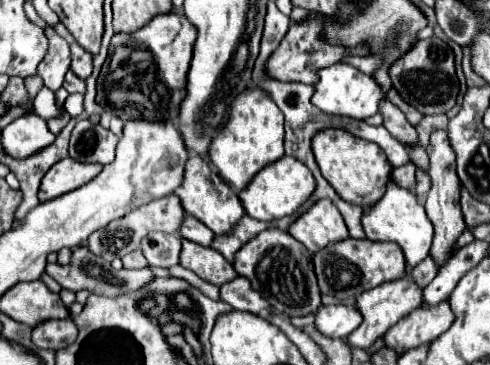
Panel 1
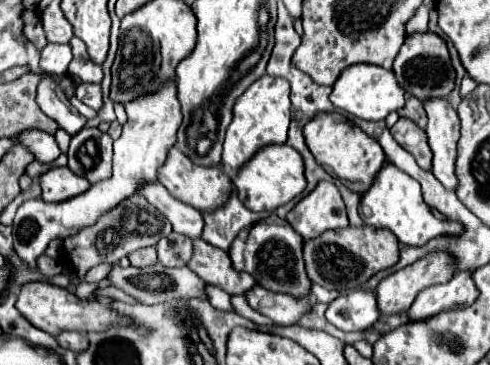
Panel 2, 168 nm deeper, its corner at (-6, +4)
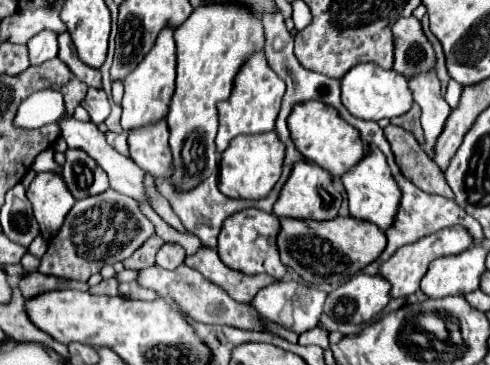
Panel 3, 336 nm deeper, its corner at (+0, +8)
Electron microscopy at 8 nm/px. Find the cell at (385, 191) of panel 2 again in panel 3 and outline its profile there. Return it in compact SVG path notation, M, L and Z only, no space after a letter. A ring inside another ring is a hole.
M372 146L368 150L368 154L360 160L360 164L356 164L346 174L342 174L340 180L342 180L344 188L346 188L350 214L354 218L372 222L382 230L392 226L392 216L396 216L396 208L398 208L398 202L400 202L400 188L392 180L392 174L390 174L390 168L386 164L384 154L376 146Z

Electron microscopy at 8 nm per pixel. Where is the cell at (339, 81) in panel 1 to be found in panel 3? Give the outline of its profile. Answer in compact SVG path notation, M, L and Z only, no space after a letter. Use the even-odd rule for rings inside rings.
M358 64L344 76L342 82L342 104L348 108L348 112L360 120L382 120L382 118L394 118L402 116L412 108L412 90L408 88L408 80L400 76L394 70L378 68L376 64Z

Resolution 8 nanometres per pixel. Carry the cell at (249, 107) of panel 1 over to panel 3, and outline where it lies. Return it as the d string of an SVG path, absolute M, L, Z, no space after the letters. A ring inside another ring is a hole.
M260 50L250 54L234 78L234 88L230 98L218 102L218 116L220 116L220 126L216 134L218 152L224 152L230 140L238 134L260 134L274 130L274 120L280 110L282 96L284 96L284 82L268 66L264 52Z

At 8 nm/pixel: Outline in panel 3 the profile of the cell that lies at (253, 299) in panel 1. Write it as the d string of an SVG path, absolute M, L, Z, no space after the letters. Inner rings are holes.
M280 280L276 284L270 284L268 288L262 288L256 294L252 306L256 306L256 310L264 318L268 318L268 320L272 320L272 322L296 332L296 334L302 334L302 332L308 332L308 330L316 328L316 324L318 324L318 320L324 312L326 296L328 296L326 292L322 292L322 290L318 292L312 286L302 286L302 284L292 282L292 280Z

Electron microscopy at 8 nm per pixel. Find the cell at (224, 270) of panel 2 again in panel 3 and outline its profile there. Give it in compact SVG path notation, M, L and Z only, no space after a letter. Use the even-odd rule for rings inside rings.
M204 246L194 256L186 258L186 264L190 268L202 272L210 282L214 282L216 286L226 290L230 298L234 298L236 302L242 302L242 304L250 304L260 288L276 282L276 278L272 278L268 274L248 276L242 272L236 272L220 260L216 250L204 248Z

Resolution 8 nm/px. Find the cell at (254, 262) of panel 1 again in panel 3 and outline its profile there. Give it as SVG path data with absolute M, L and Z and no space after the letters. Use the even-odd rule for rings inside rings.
M248 208L228 216L224 220L220 236L218 236L218 256L220 260L238 272L244 274L260 274L266 272L282 280L286 276L286 266L280 262L278 248L276 248L276 234L278 234L278 218L274 214L266 214L258 208Z

